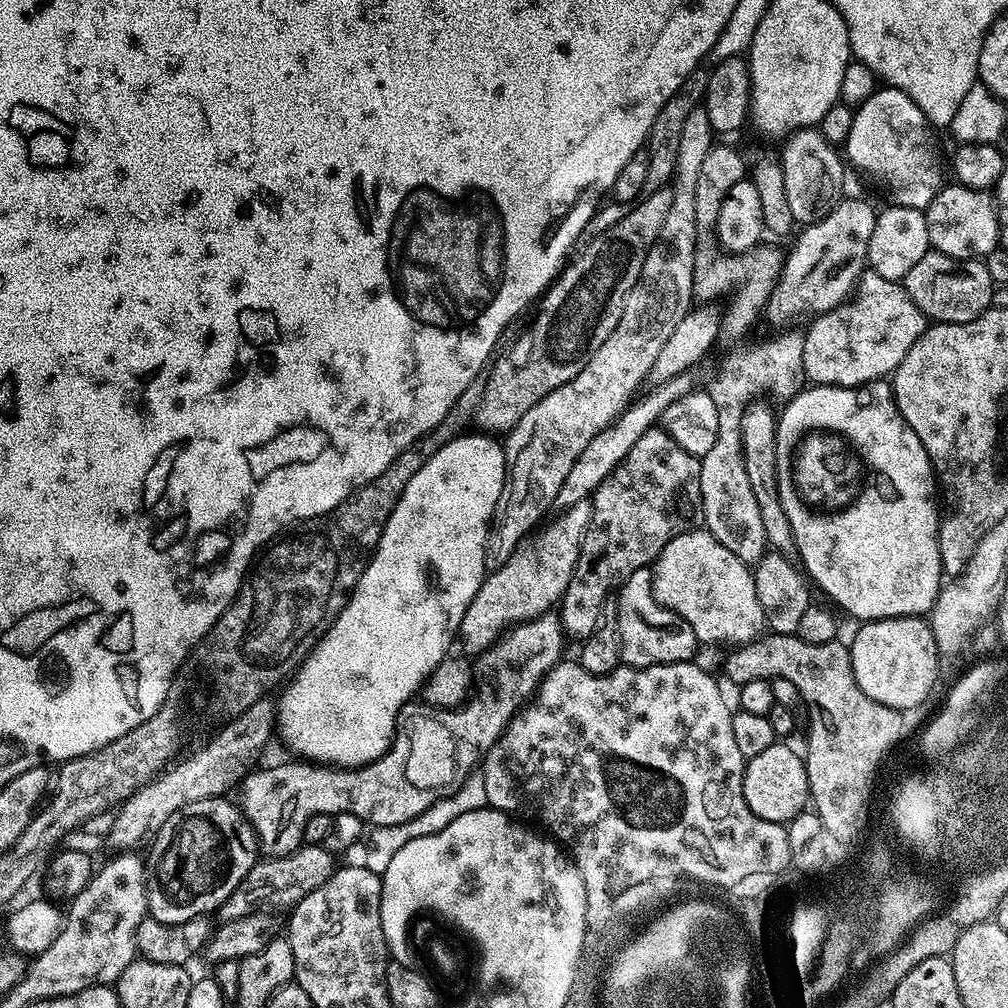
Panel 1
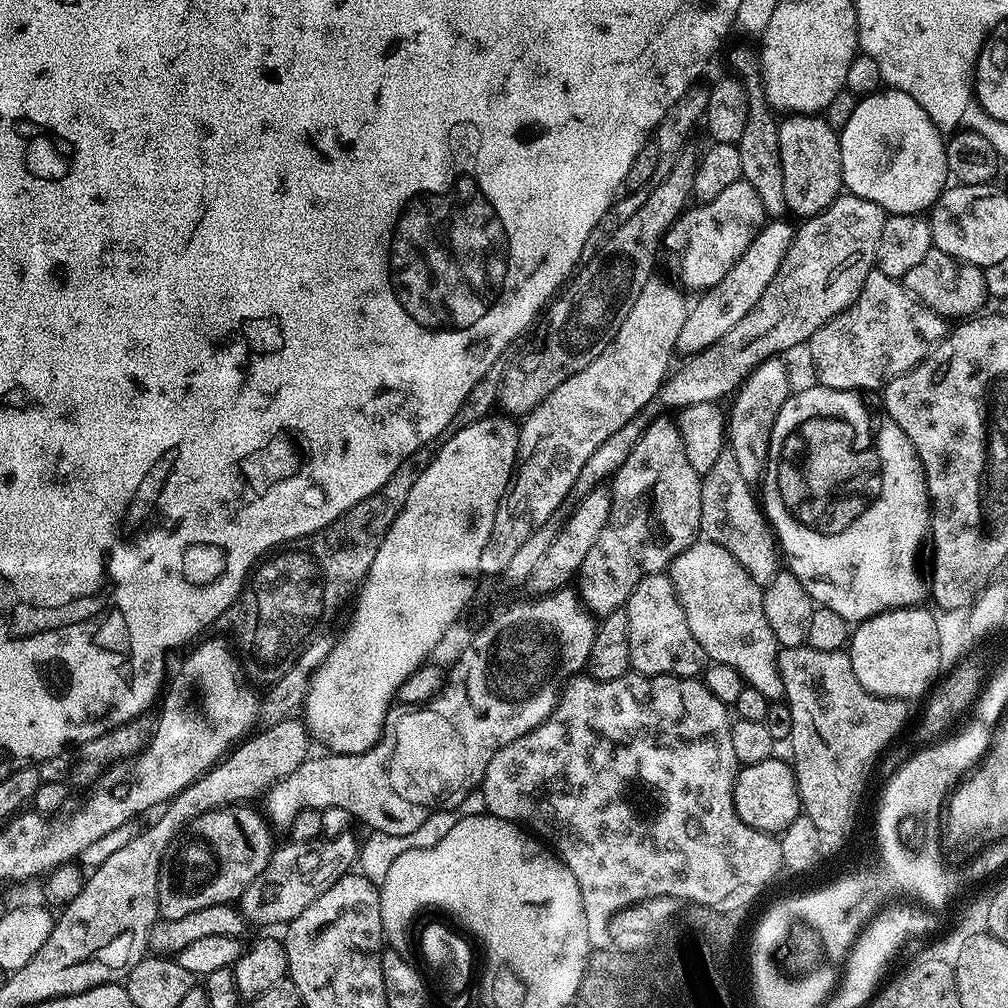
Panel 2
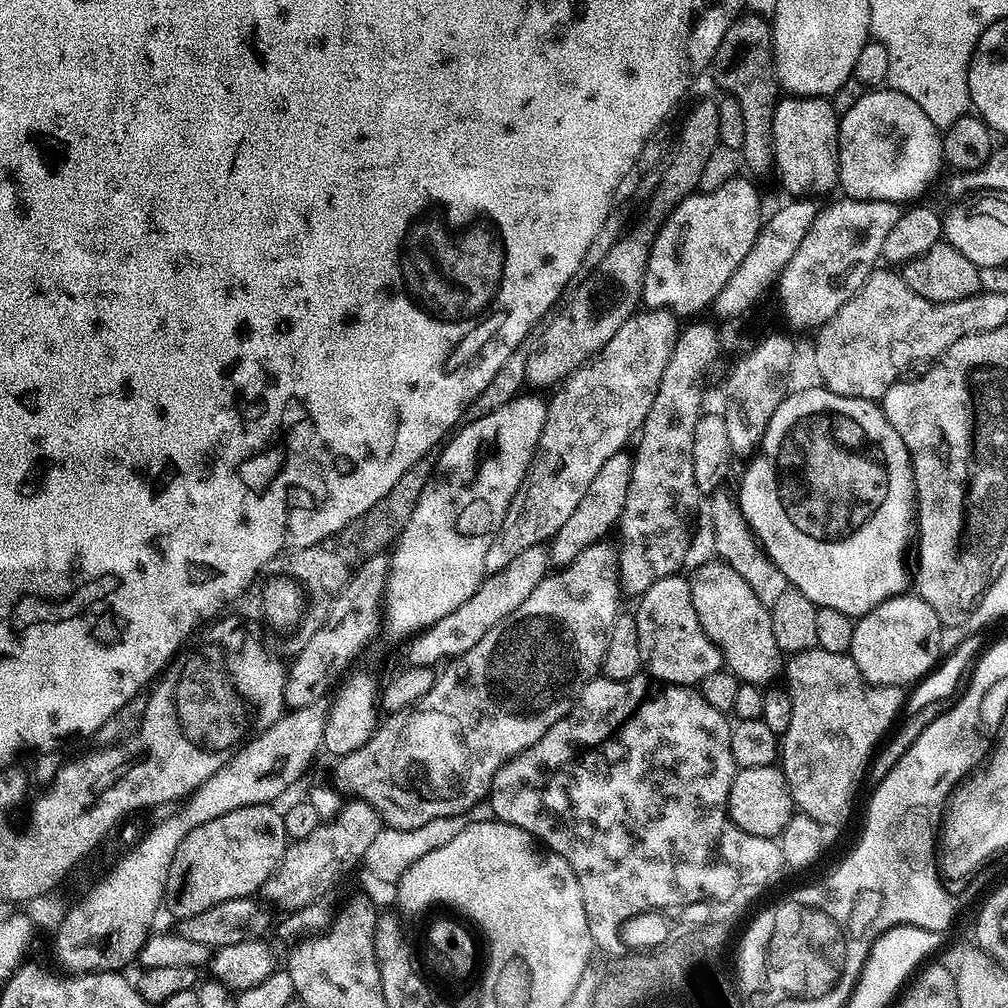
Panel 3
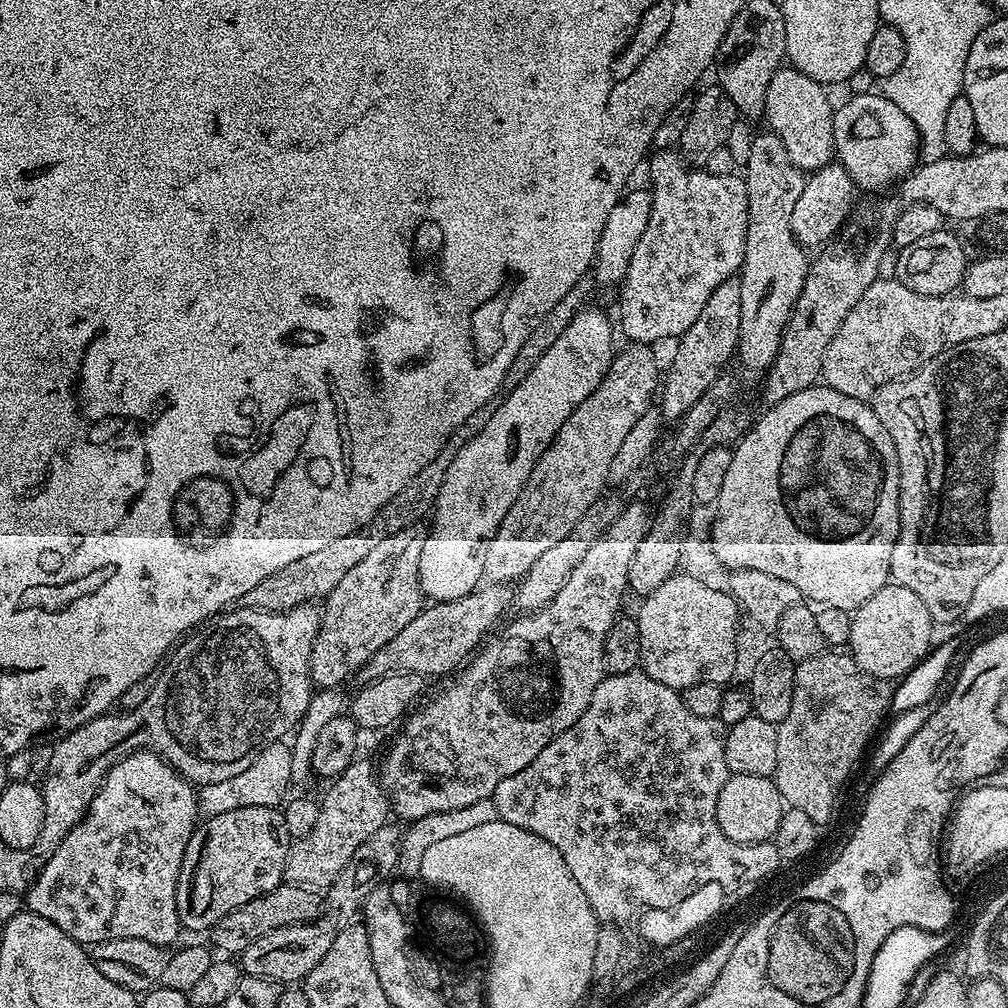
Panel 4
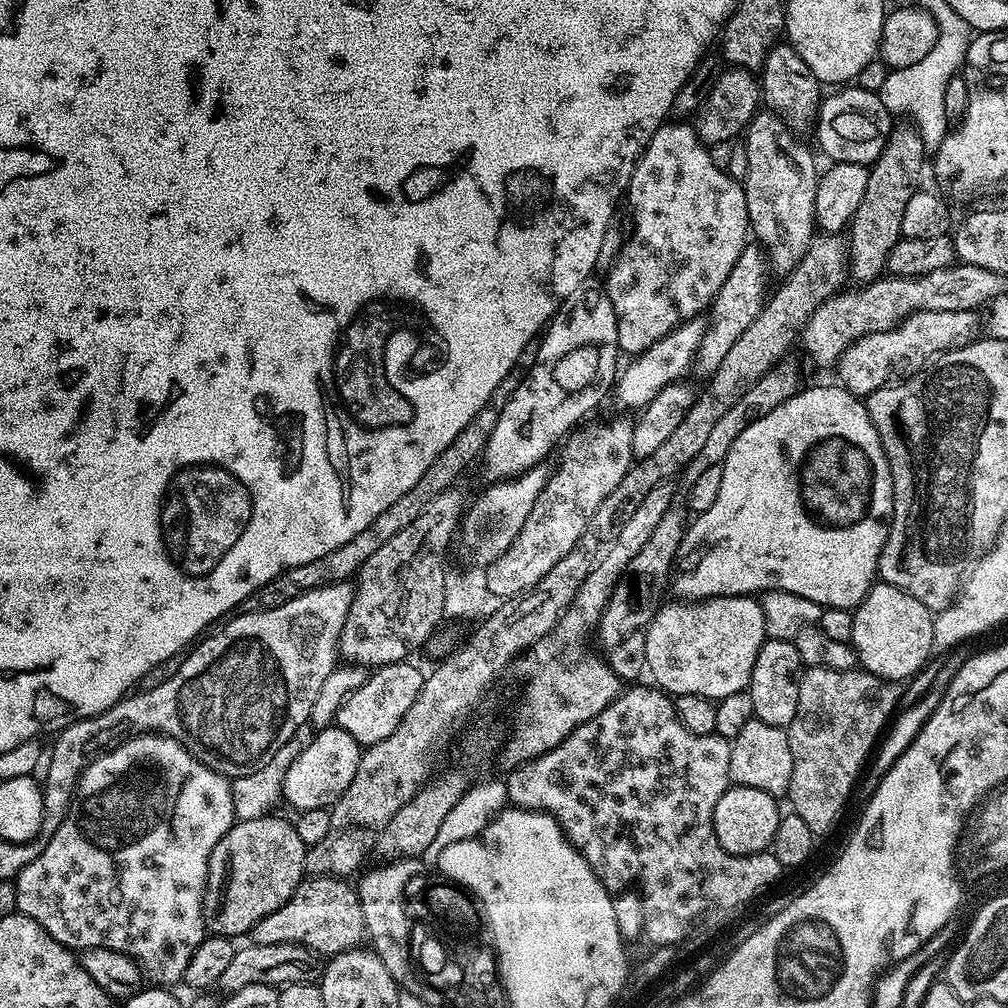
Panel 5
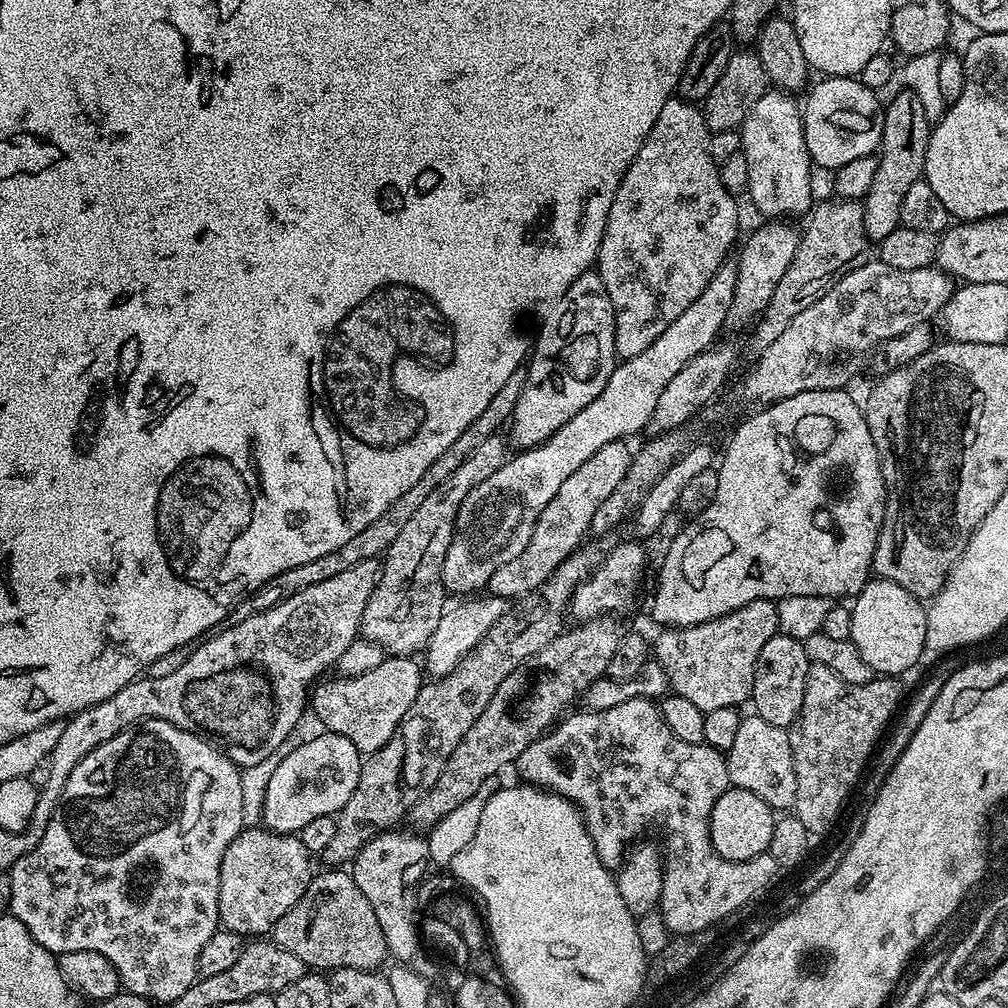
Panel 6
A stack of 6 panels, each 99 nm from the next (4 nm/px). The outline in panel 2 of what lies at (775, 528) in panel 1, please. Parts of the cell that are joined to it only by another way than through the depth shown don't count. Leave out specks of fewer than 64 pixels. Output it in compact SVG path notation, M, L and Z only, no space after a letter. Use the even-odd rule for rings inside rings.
M773 358L762 362L745 378L744 383L736 389L731 397L732 409L726 412L726 444L732 453L734 462L738 462L738 470L742 470L742 478L756 482L760 471L765 471L768 464L768 443L774 430L774 422L778 418L778 410L788 401L788 368L783 359Z

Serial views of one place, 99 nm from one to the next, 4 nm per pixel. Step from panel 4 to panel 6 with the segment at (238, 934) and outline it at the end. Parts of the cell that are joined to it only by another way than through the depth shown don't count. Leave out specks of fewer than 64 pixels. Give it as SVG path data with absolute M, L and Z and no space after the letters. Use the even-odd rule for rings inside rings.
M328 871L332 872L313 875L306 894L272 927L271 943L290 950L290 954L302 958L312 970L353 968L370 972L379 969L389 954L374 906L370 906L366 894L358 890L351 871Z

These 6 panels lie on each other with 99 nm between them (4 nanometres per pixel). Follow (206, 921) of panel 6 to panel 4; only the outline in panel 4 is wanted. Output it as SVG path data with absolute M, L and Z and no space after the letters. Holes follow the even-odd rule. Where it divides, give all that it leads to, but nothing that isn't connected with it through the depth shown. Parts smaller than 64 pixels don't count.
M141 750L120 760L102 782L88 813L62 838L26 893L27 911L38 914L79 944L142 938L161 946L177 943L182 925L176 909L176 883L192 831L198 827L197 789L154 752Z

